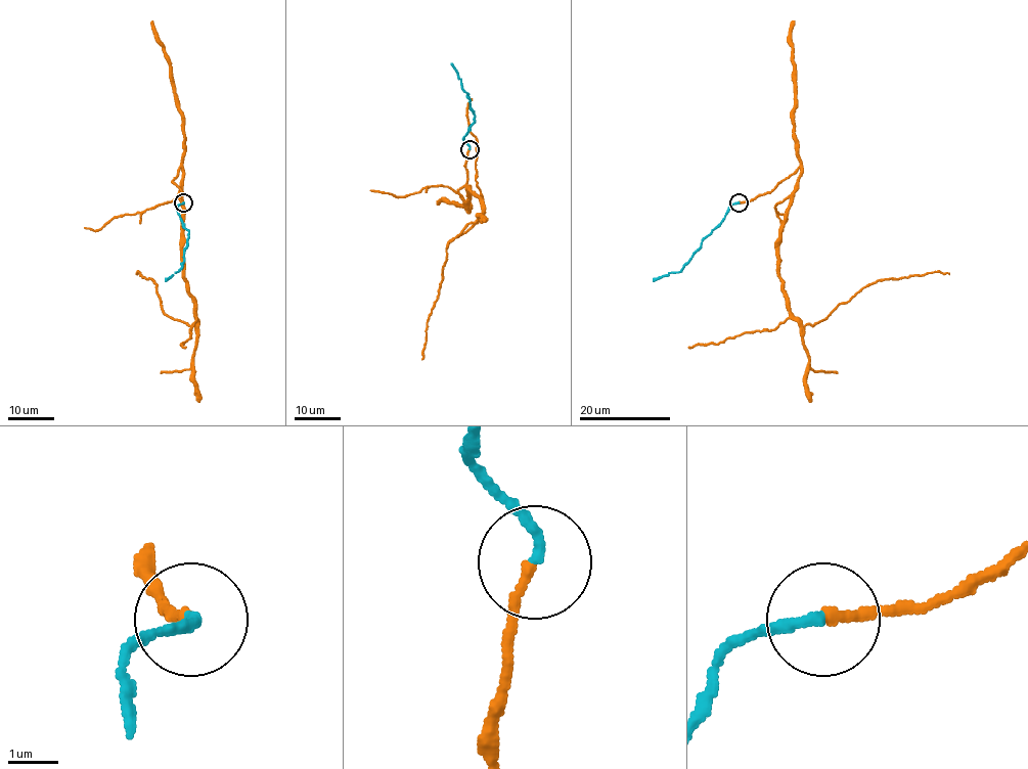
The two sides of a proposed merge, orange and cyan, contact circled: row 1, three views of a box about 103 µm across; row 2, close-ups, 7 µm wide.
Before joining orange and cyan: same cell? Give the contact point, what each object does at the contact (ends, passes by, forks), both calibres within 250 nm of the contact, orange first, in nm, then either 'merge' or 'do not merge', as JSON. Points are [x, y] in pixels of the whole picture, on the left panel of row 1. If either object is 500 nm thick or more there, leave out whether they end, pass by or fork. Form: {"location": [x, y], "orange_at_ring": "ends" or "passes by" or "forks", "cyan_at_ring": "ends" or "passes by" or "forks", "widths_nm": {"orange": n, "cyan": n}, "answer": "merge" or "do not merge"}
{"location": [183, 202], "orange_at_ring": "ends", "cyan_at_ring": "ends", "widths_nm": {"orange": 200, "cyan": 200}, "answer": "merge"}

